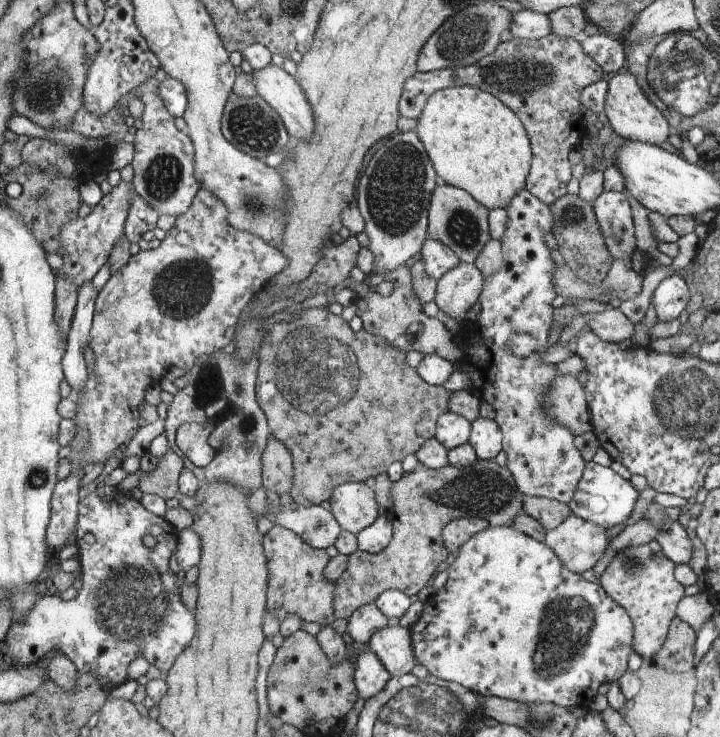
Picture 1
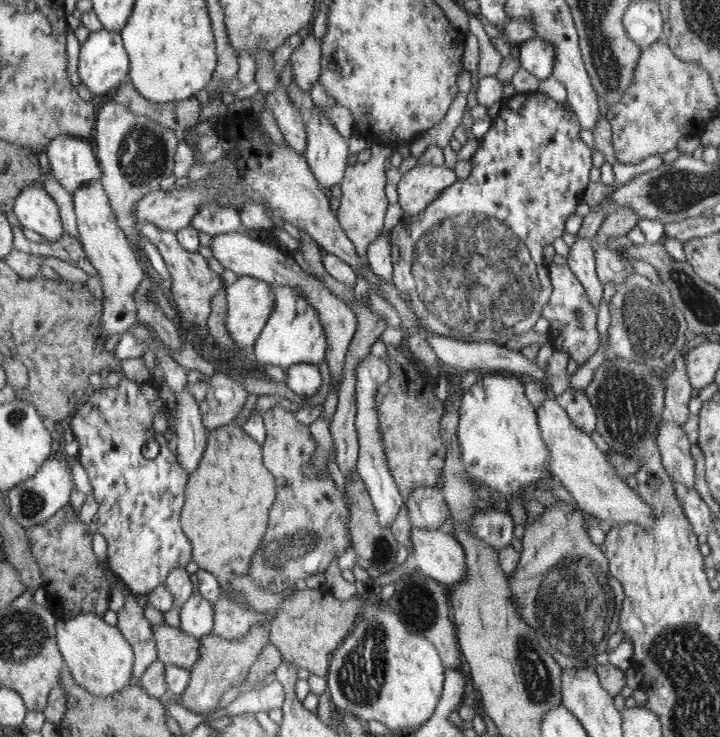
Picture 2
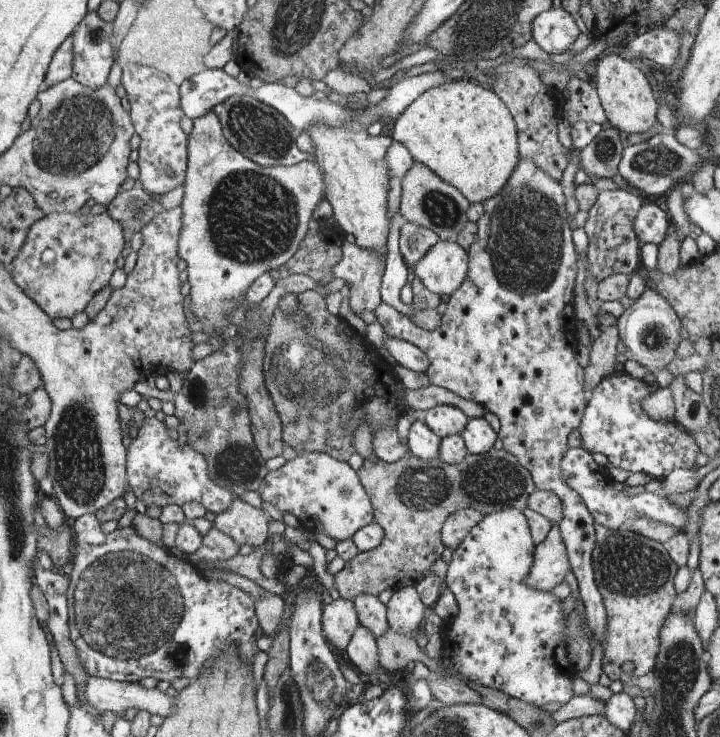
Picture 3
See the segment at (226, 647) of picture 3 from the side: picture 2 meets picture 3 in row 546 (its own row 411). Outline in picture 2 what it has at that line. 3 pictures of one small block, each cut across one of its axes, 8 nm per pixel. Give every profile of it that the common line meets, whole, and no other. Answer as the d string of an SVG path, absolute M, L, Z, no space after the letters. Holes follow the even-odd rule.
M121 377L117 388L94 390L86 405L81 406L66 422L67 429L77 438L80 452L78 461L88 474L98 501L99 516L97 532L107 540L107 561L132 595L148 595L164 585L172 569L185 567L194 552L190 539L182 527L183 502L189 474L180 466L168 449L168 440L157 438L152 428L152 419L157 412L165 411L165 402L152 380L137 382ZM148 440L156 440L160 453L154 460L144 458L142 448Z

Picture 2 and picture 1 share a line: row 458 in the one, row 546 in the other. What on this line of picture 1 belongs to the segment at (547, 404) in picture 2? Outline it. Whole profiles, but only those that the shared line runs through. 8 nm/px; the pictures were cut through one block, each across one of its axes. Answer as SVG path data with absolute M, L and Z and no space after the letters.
M570 513L569 518L564 520L563 524L560 524L556 529L547 531L544 542L555 552L570 572L582 574L592 569L598 563L598 560L604 556L606 547L609 545L606 531L604 528Z

